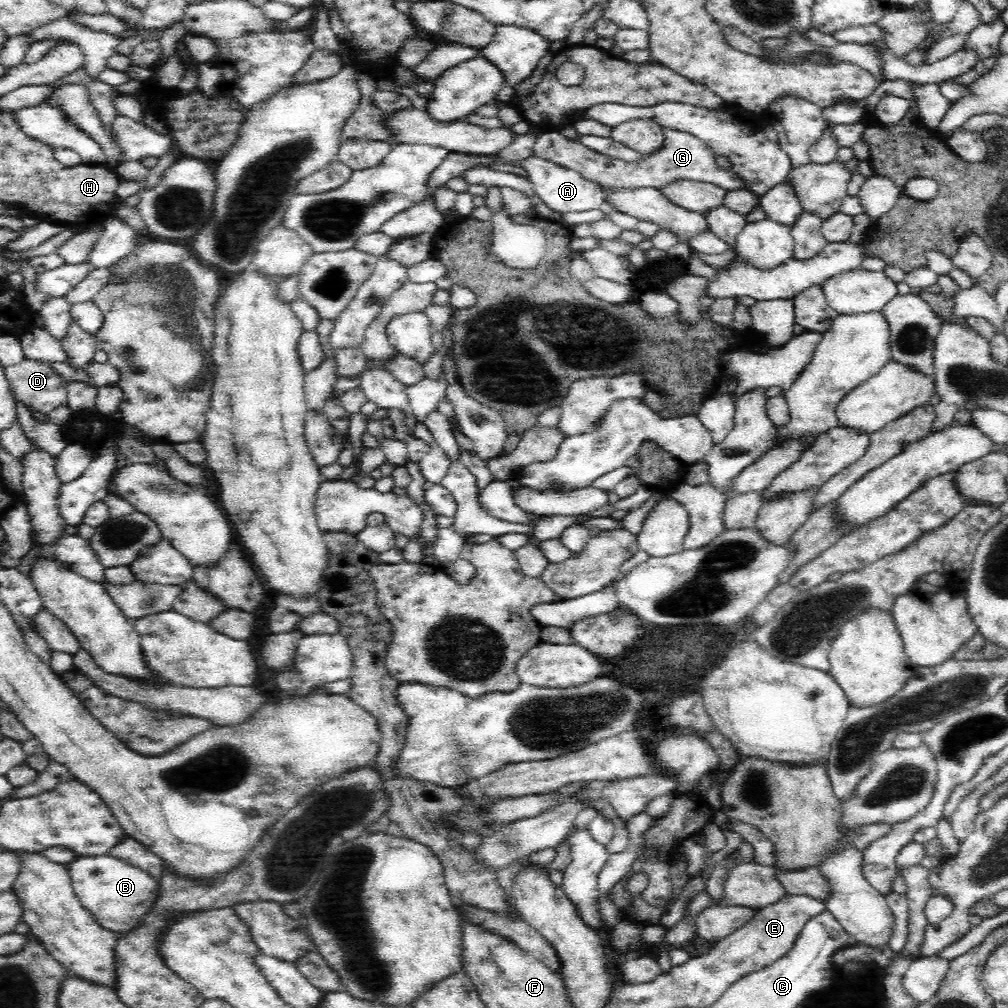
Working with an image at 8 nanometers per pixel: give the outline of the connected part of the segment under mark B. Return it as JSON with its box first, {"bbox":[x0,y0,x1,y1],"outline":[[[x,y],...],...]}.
{"bbox":[67,854,162,938],"outline":[[[107,854],[80,856],[80,860],[76,858],[76,862],[67,868],[81,906],[104,930],[118,935],[119,938],[144,925],[146,916],[152,912],[162,892],[161,878],[148,872],[148,869],[128,864]]]}

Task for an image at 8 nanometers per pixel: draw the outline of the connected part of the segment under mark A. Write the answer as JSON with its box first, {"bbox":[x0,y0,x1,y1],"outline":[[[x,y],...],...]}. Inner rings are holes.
{"bbox":[512,158,605,212],"outline":[[[528,158],[522,164],[512,164],[522,166],[530,174],[529,180],[533,184],[533,189],[546,203],[546,205],[557,212],[590,212],[590,210],[601,210],[605,204],[603,192],[600,184],[588,180],[577,170],[570,170],[557,164],[552,164],[539,158]]]}

